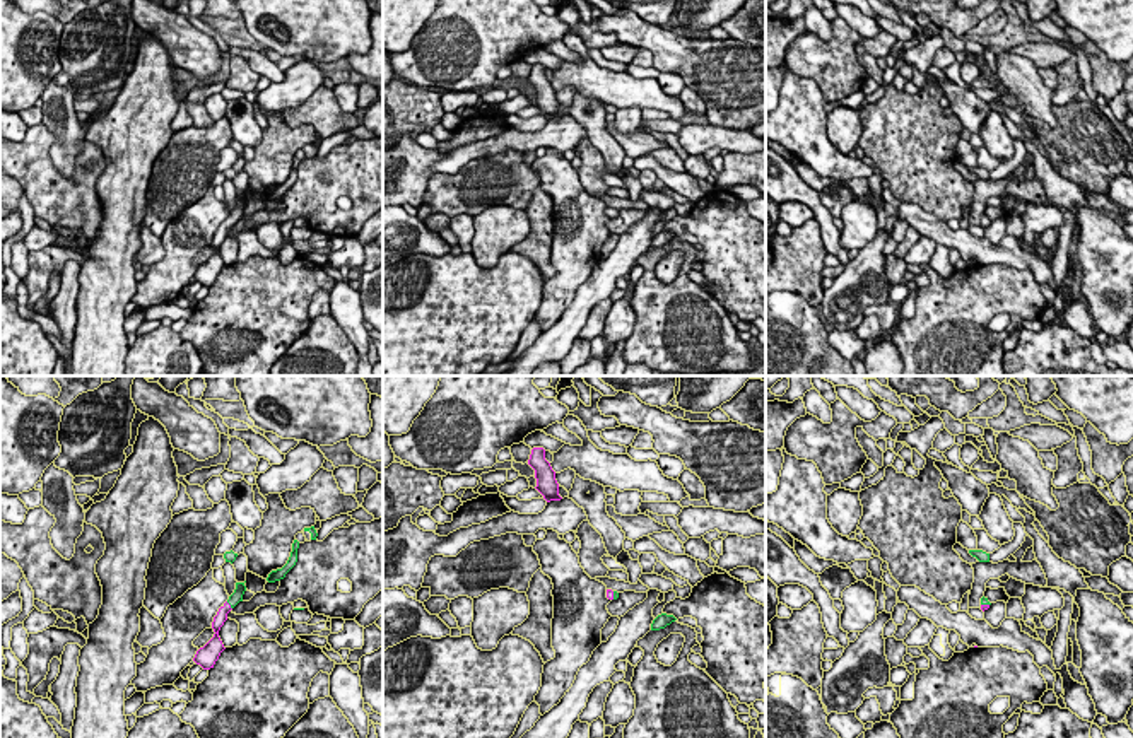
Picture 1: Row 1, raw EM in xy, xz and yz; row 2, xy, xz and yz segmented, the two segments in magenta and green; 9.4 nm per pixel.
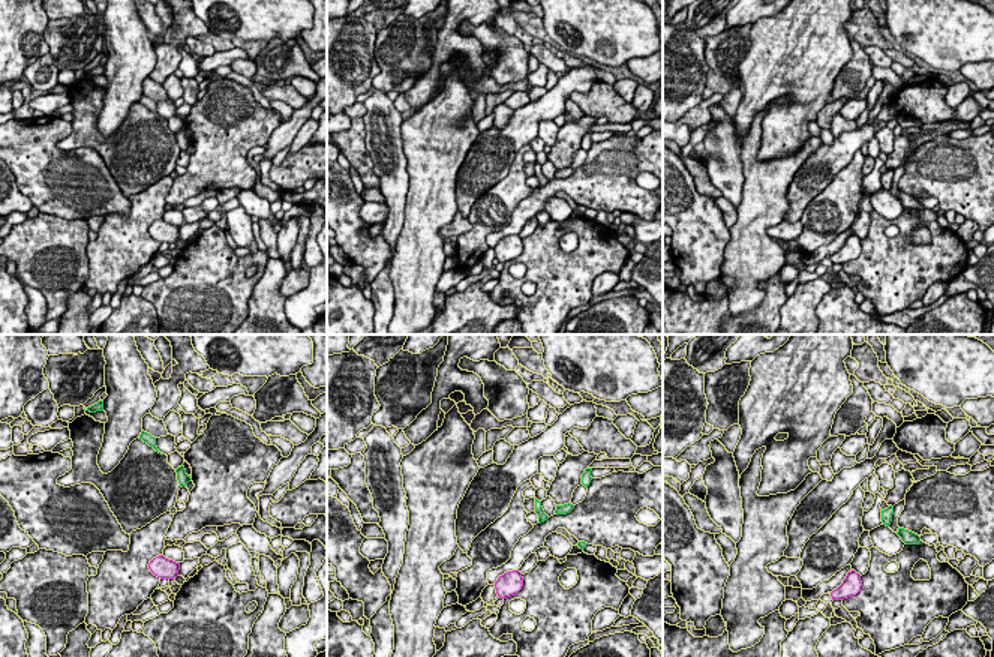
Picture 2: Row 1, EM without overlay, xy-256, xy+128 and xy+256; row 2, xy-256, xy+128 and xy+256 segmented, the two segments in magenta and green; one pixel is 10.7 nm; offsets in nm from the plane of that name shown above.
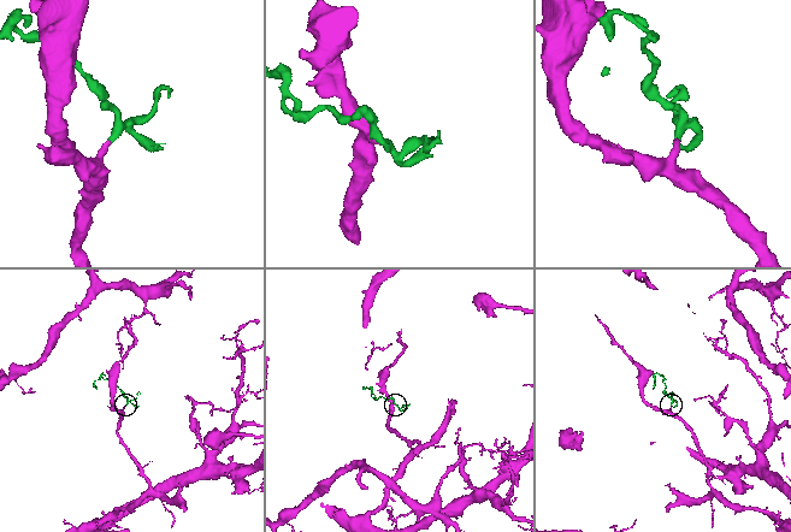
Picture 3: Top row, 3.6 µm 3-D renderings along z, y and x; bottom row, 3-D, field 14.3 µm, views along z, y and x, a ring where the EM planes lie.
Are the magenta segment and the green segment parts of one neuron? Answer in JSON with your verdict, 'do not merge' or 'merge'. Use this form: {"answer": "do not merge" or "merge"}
{"answer": "merge"}

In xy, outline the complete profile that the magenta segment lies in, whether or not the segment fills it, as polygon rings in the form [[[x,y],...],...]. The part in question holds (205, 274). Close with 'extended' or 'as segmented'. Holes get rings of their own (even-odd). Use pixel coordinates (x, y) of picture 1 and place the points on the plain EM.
[[[236,200],[234,210],[229,214],[229,217],[219,226],[217,232],[214,234],[212,246],[214,246],[214,255],[197,268],[193,278],[200,282],[203,287],[214,285],[215,278],[219,277],[220,270],[226,266],[220,255],[219,248],[227,237],[227,231],[239,220],[243,219],[243,212],[246,208],[244,200]]]; extended

